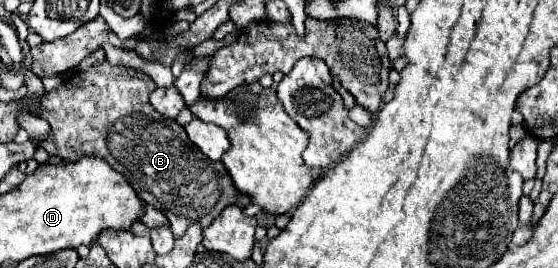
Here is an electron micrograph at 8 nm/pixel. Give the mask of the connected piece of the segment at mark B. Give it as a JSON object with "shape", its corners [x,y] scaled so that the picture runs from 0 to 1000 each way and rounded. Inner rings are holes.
{"shape":[[[185,235],[156,265],[138,265],[131,287],[113,302],[99,340],[77,362],[70,437],[81,437],[91,459],[95,504],[84,526],[77,526],[73,549],[81,549],[88,578],[102,578],[113,601],[138,601],[142,586],[152,578],[195,601],[195,616],[206,638],[224,653],[224,668],[235,683],[249,743],[292,787],[292,802],[306,832],[310,877],[324,884],[342,832],[360,832],[364,847],[371,847],[407,765],[443,772],[450,765],[450,743],[443,743],[443,728],[421,705],[396,601],[375,601],[371,586],[364,586],[357,549],[349,549],[339,526],[332,481],[317,451],[285,437],[285,422],[271,407],[267,354],[278,325],[281,317],[267,280],[242,257],[228,257],[224,243],[203,250],[195,235]]]}

